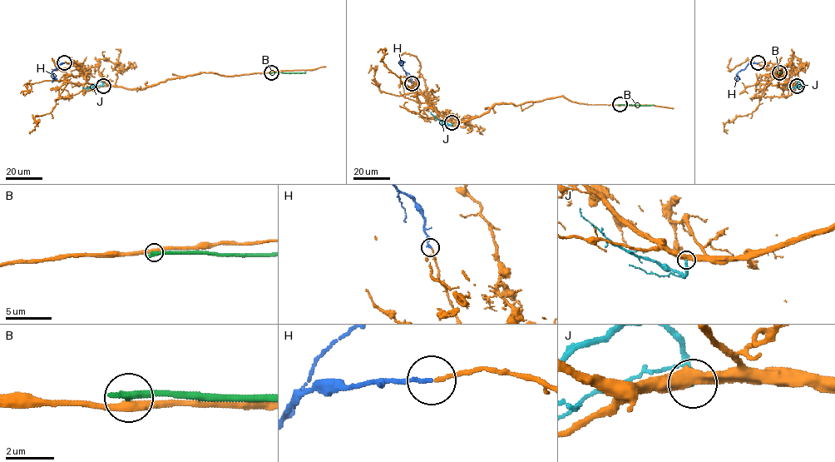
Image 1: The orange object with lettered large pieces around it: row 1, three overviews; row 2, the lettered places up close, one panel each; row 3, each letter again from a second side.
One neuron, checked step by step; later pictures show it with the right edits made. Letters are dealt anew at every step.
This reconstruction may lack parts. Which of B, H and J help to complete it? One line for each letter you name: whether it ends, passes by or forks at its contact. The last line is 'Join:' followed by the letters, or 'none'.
H: it ends
Join: H

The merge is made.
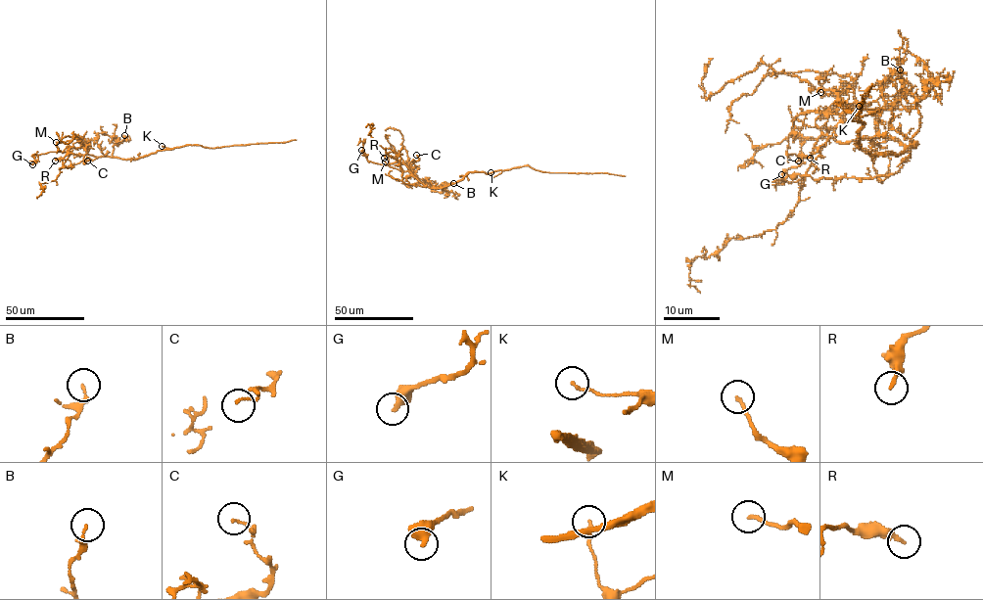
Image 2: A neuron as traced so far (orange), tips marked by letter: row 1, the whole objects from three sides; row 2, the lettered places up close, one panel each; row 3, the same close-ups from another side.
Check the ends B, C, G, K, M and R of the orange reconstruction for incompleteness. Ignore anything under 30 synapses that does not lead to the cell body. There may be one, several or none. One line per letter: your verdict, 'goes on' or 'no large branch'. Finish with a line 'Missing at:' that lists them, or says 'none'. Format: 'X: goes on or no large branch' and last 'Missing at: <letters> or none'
B: no large branch
C: no large branch
G: no large branch
K: no large branch
M: no large branch
R: no large branch
Missing at: none

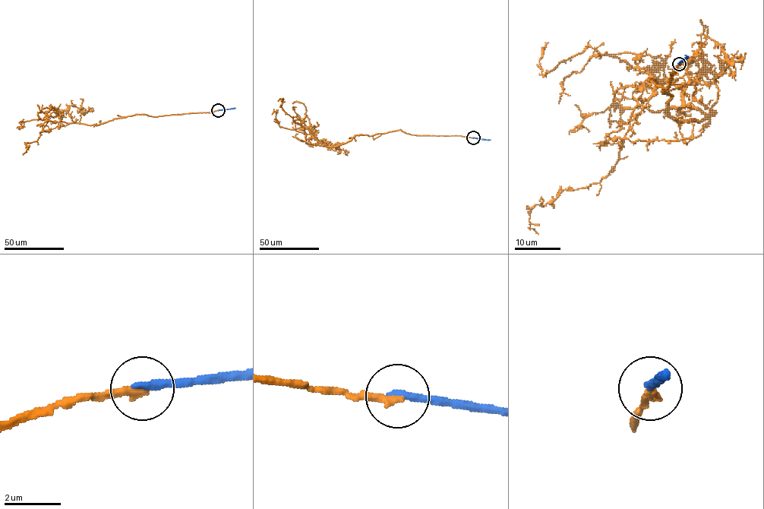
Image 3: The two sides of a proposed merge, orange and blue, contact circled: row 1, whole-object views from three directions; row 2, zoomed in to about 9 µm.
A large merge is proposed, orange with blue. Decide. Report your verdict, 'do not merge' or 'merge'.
do not merge

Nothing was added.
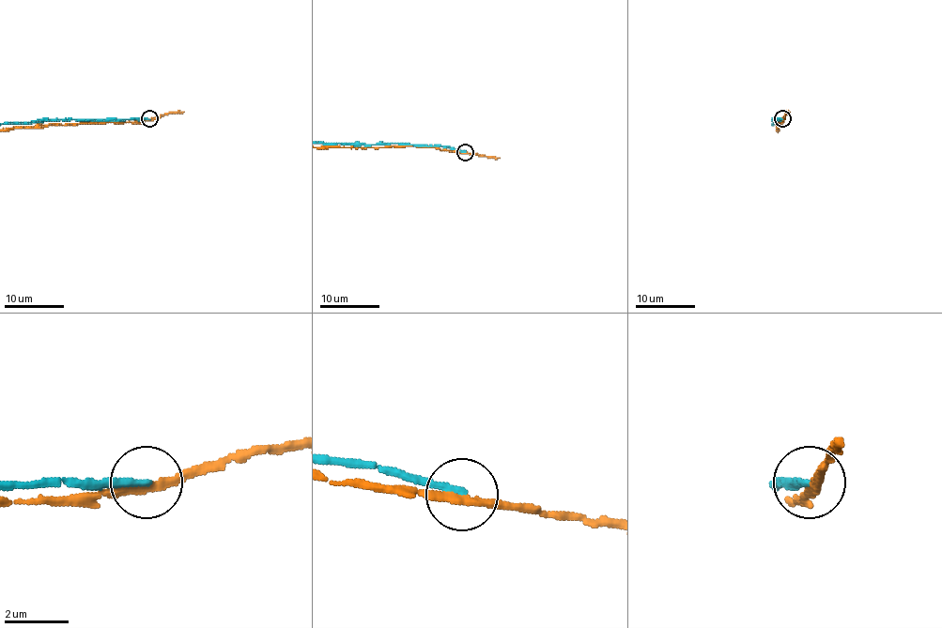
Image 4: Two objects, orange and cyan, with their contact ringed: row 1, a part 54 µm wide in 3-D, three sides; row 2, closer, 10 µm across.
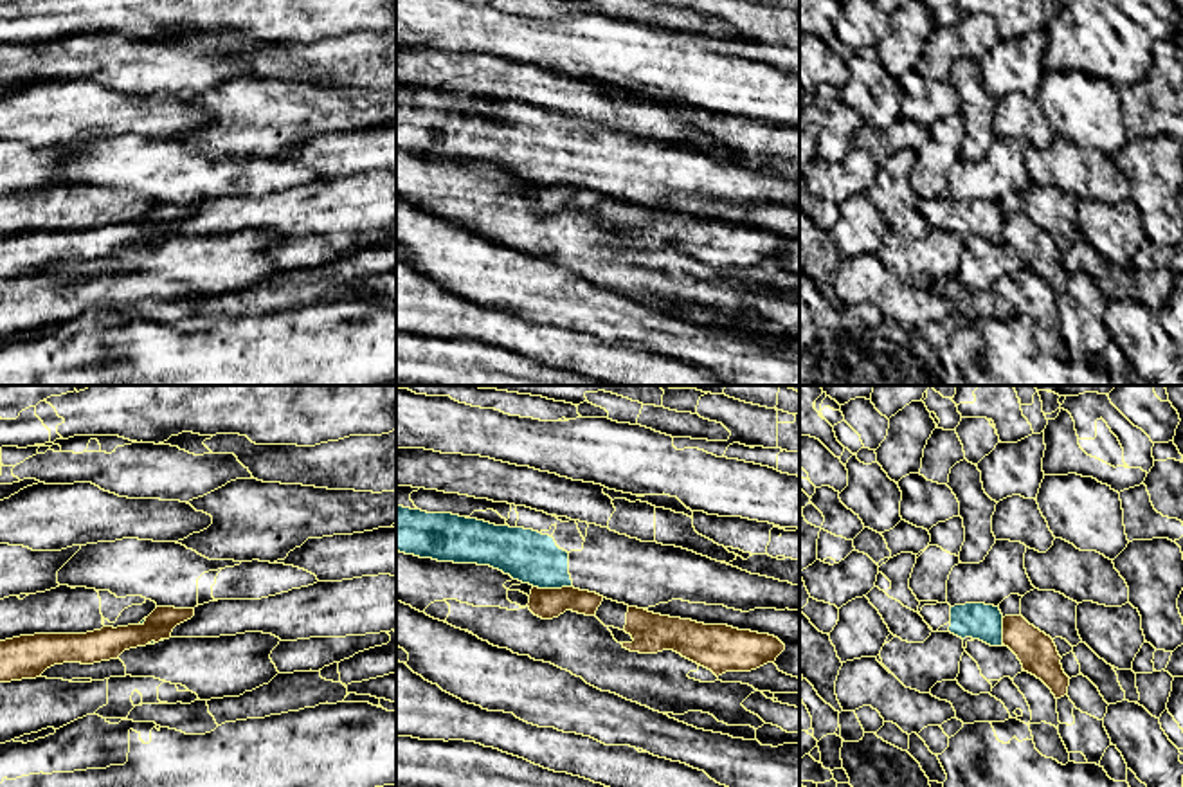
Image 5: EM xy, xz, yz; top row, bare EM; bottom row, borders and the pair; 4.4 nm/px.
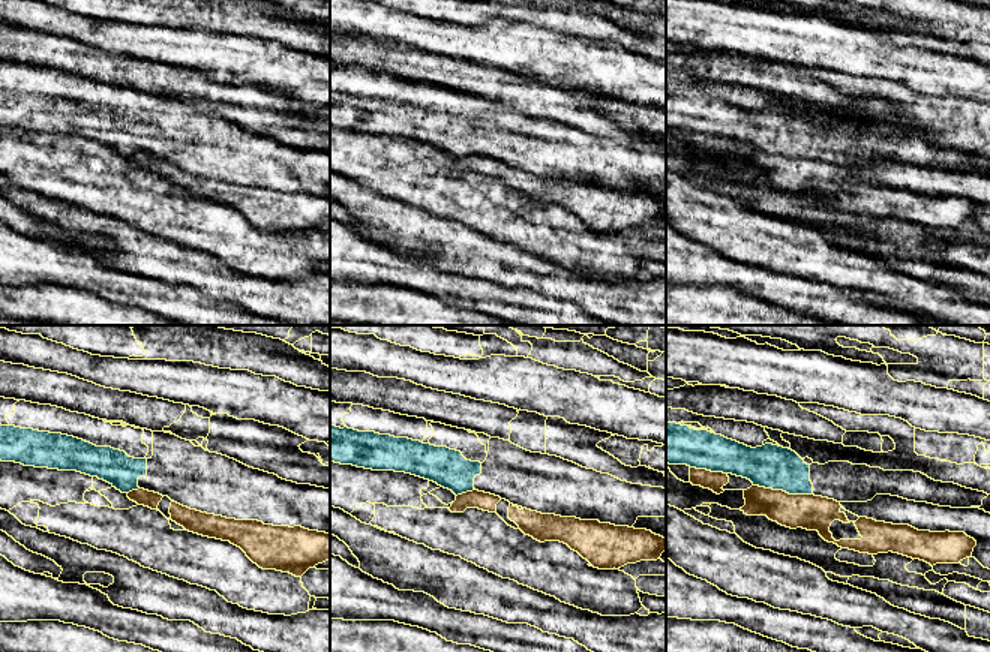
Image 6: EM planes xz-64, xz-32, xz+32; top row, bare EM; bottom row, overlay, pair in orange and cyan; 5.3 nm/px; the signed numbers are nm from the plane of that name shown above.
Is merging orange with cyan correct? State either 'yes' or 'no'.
no

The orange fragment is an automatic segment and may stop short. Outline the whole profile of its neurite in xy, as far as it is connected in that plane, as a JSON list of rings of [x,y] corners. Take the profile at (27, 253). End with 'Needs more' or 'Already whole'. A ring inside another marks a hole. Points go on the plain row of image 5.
[[[157,204],[142,222],[103,223],[101,227],[86,231],[34,231],[0,238],[0,279],[36,276],[41,274],[47,265],[63,259],[94,261],[119,256],[124,247],[169,236],[173,225],[193,213],[194,205]]]. Already whole

